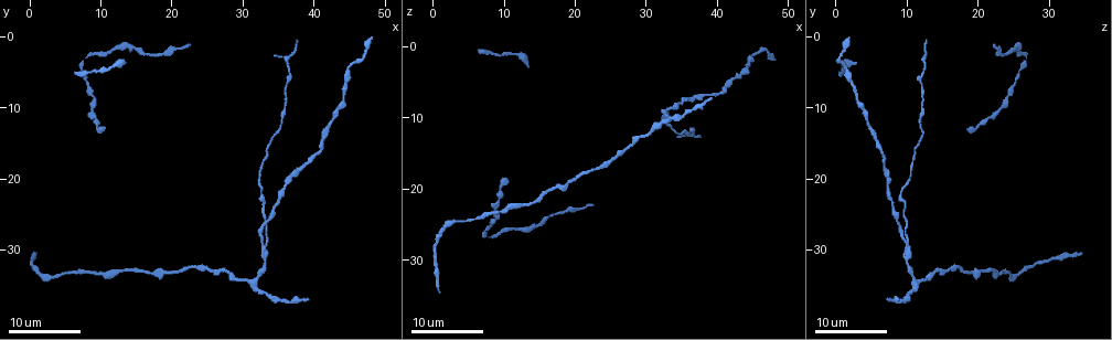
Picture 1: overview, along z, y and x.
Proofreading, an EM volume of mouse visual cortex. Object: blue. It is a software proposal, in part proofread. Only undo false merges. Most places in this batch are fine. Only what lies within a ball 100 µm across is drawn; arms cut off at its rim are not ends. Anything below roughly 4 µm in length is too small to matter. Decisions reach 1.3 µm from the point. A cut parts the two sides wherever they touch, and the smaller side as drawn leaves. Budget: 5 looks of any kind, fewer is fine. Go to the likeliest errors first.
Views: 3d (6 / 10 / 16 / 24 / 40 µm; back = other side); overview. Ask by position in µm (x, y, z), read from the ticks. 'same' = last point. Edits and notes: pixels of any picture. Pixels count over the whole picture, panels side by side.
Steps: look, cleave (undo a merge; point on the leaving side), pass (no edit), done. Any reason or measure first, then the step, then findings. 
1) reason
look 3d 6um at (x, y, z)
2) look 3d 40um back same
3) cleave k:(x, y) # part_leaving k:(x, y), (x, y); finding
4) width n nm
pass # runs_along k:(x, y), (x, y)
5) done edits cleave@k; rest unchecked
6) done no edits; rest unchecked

three arms meet
look 3d 16um at (33.0, 30.0, 10.5)

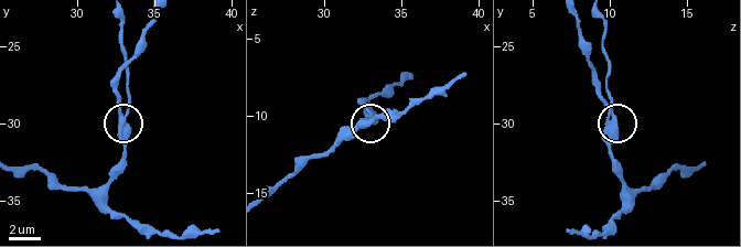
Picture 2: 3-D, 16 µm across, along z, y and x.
closer look
look 3d 6um at (33.0, 29.8, 10.2)

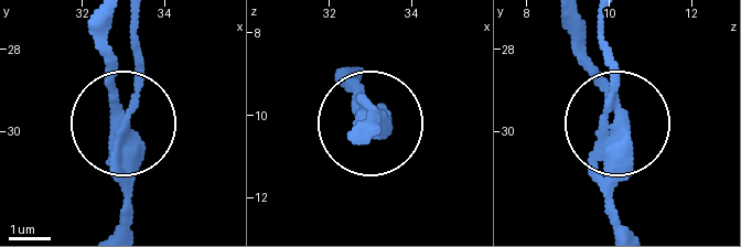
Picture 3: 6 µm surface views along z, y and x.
width 310 nm
cleave 3:(137, 89) # part_leaving 3:(114, 141), (135, 93), (135, 19); two cells meet here

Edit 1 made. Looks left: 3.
look 3d 16um at (36.0, 20.0, 7.5)

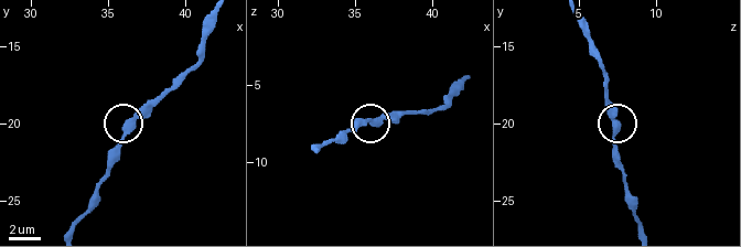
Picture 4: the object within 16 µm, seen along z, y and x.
closer look
look 3d 6um at (36.2, 19.8, 7.4)

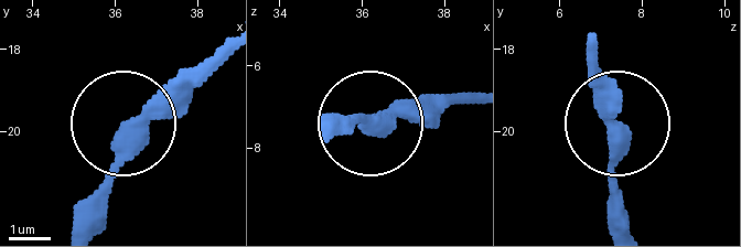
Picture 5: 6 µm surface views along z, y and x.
pass # runs_along 5:(224, 44), (129, 114), (115, 178), (81, 216); continuous, no second cell

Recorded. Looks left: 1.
done edits cleave@3; rest unchecked

